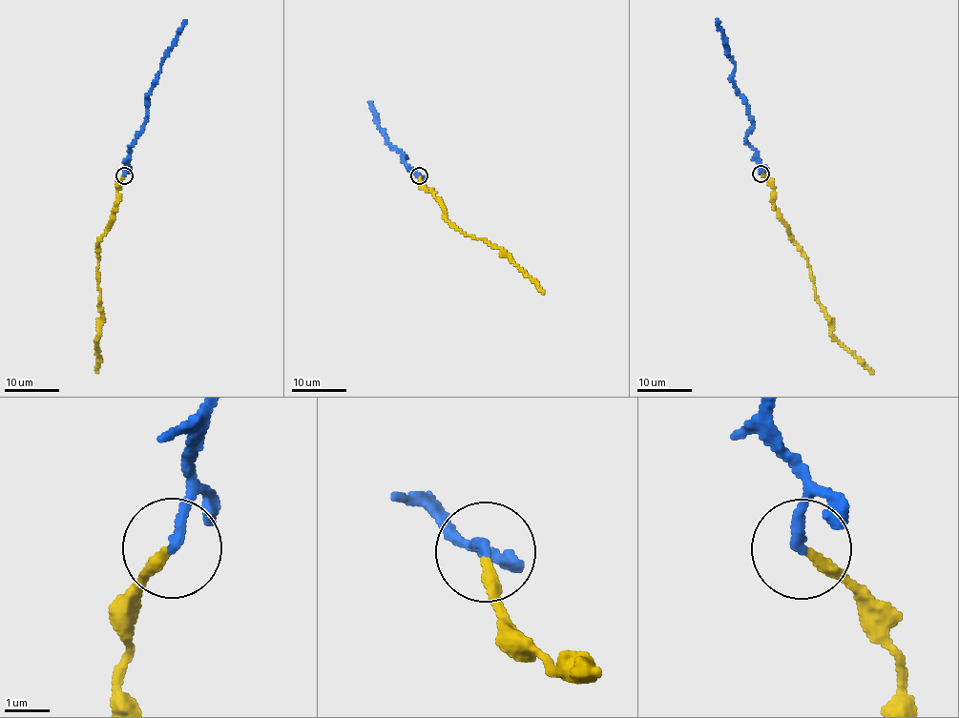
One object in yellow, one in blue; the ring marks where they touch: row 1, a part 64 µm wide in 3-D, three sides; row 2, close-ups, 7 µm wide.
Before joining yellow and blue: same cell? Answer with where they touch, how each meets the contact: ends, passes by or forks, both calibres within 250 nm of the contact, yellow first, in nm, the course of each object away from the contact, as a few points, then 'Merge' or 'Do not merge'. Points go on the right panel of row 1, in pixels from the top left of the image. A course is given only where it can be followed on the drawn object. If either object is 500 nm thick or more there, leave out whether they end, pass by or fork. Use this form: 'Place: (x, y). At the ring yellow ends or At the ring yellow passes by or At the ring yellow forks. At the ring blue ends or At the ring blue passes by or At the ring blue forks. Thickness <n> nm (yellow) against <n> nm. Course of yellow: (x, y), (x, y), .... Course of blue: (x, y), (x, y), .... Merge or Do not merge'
Place: (760, 174). At the ring yellow ends. At the ring blue ends. Thickness 240 nm (yellow) against 240 nm. Course of yellow: (761, 173), (774, 189), (773, 206), (809, 267), (816, 298), (831, 326), (830, 334), (858, 358), (870, 374). Course of blue: (761, 173), (758, 153), (746, 140), (753, 120), (748, 114), (748, 105), (732, 80), (733, 60), (717, 20). Merge

